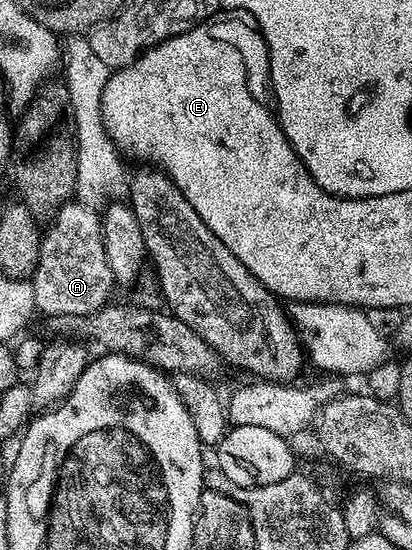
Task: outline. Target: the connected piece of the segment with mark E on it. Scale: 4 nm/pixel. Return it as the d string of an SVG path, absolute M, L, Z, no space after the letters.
M239 16L231 17L235 18L223 18L220 22L215 22L216 20L200 22L198 26L189 28L183 34L158 42L155 46L144 50L127 66L114 71L108 77L101 96L101 116L105 132L113 140L115 149L120 155L128 159L129 157L136 158L139 164L150 164L171 178L173 184L177 184L177 188L185 196L185 200L193 204L197 216L205 220L213 236L217 236L217 240L221 240L225 248L229 248L229 252L233 252L233 256L237 256L237 260L241 260L241 264L245 264L245 268L249 268L253 277L276 298L286 300L288 303L289 301L295 302L294 304L334 302L362 304L364 307L373 308L373 300L375 296L379 296L379 280L373 276L373 270L377 268L379 262L369 254L369 248L362 242L365 236L365 222L369 220L369 198L339 198L335 194L325 192L315 183L313 176L289 144L272 107L268 103L266 106L259 99L258 92L247 83L247 78L266 79L268 77L267 41L250 21Z

